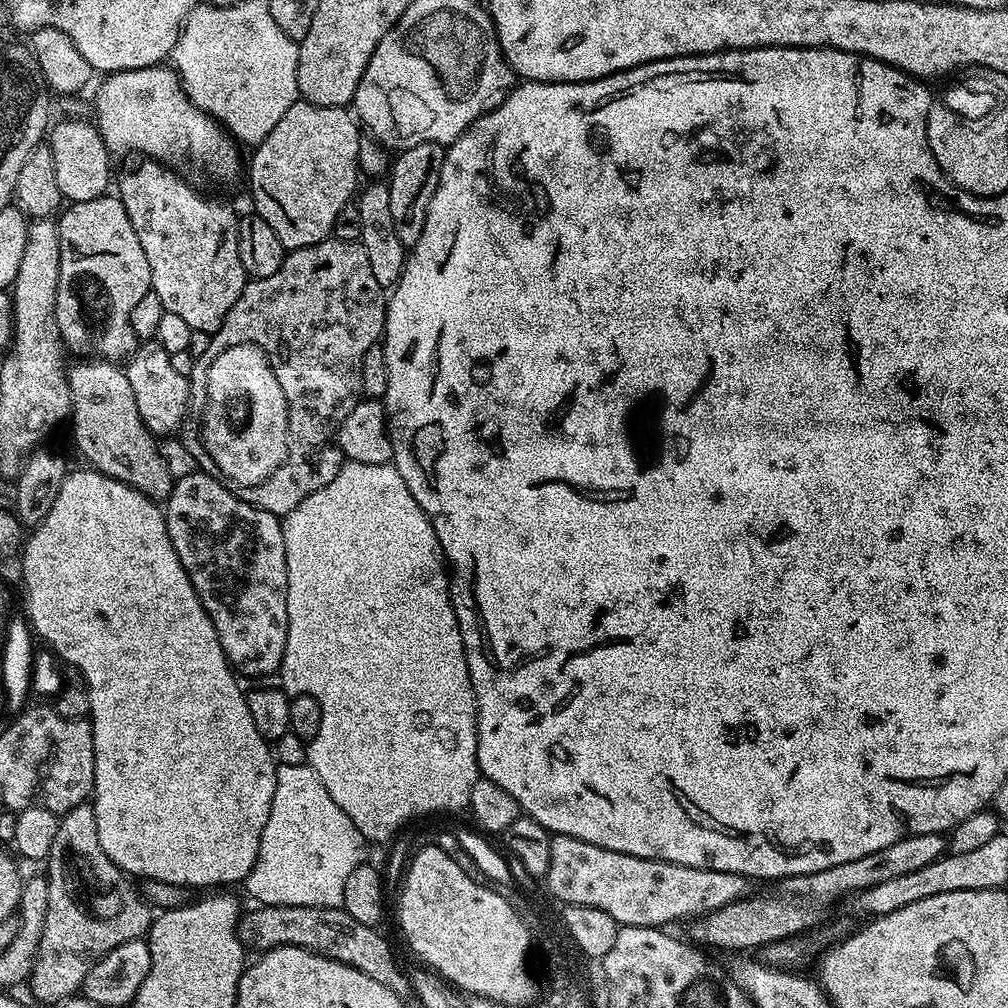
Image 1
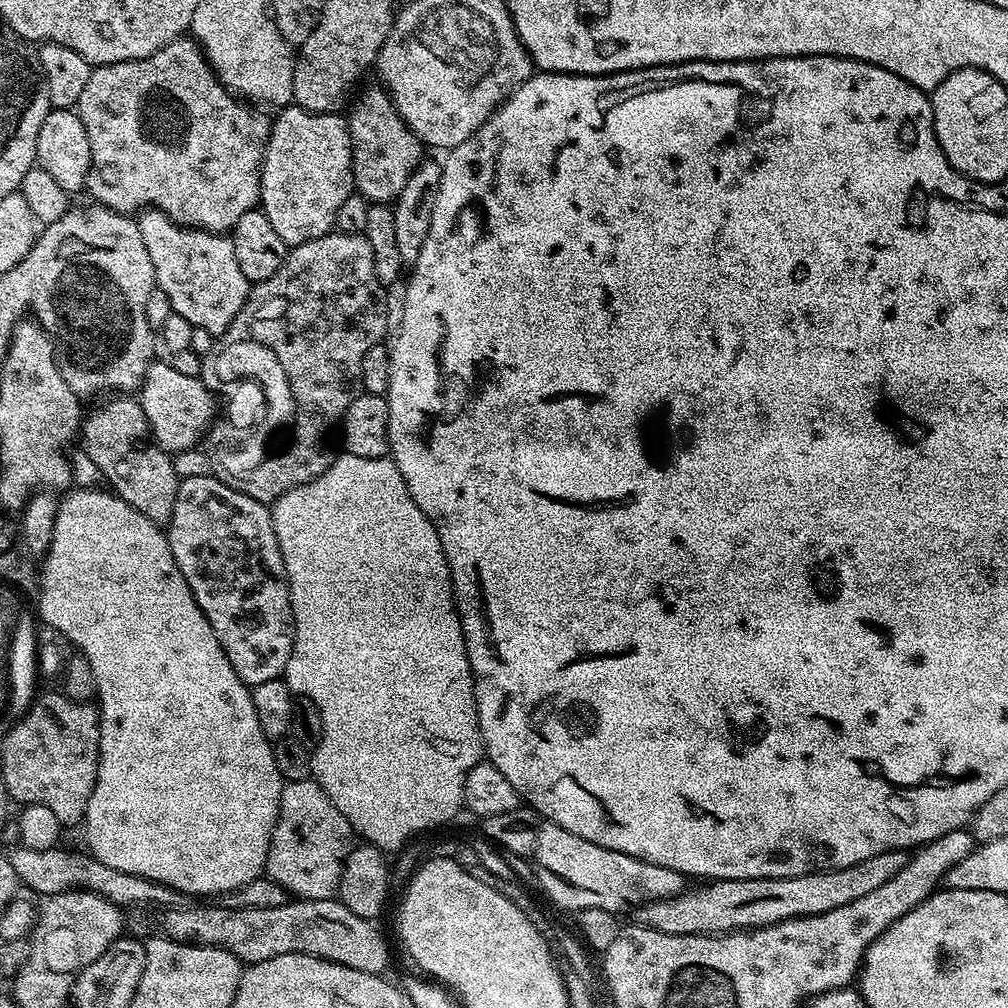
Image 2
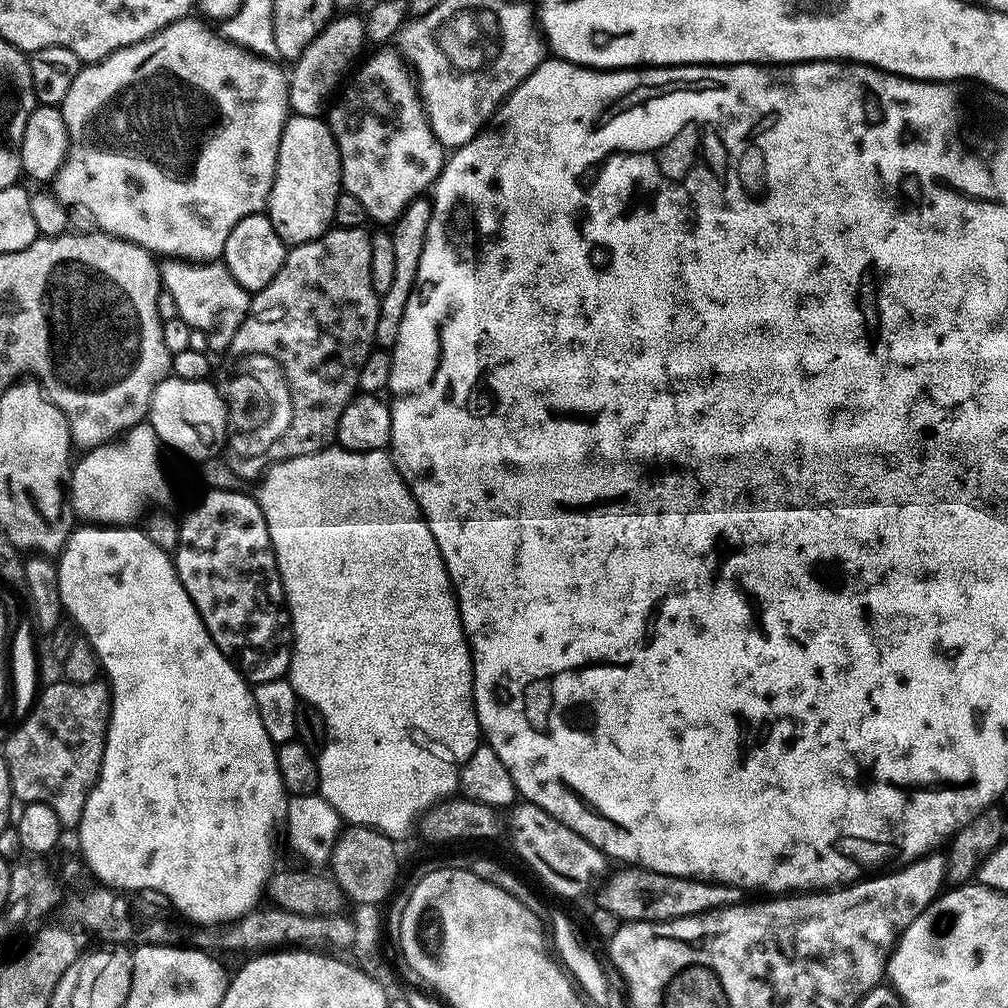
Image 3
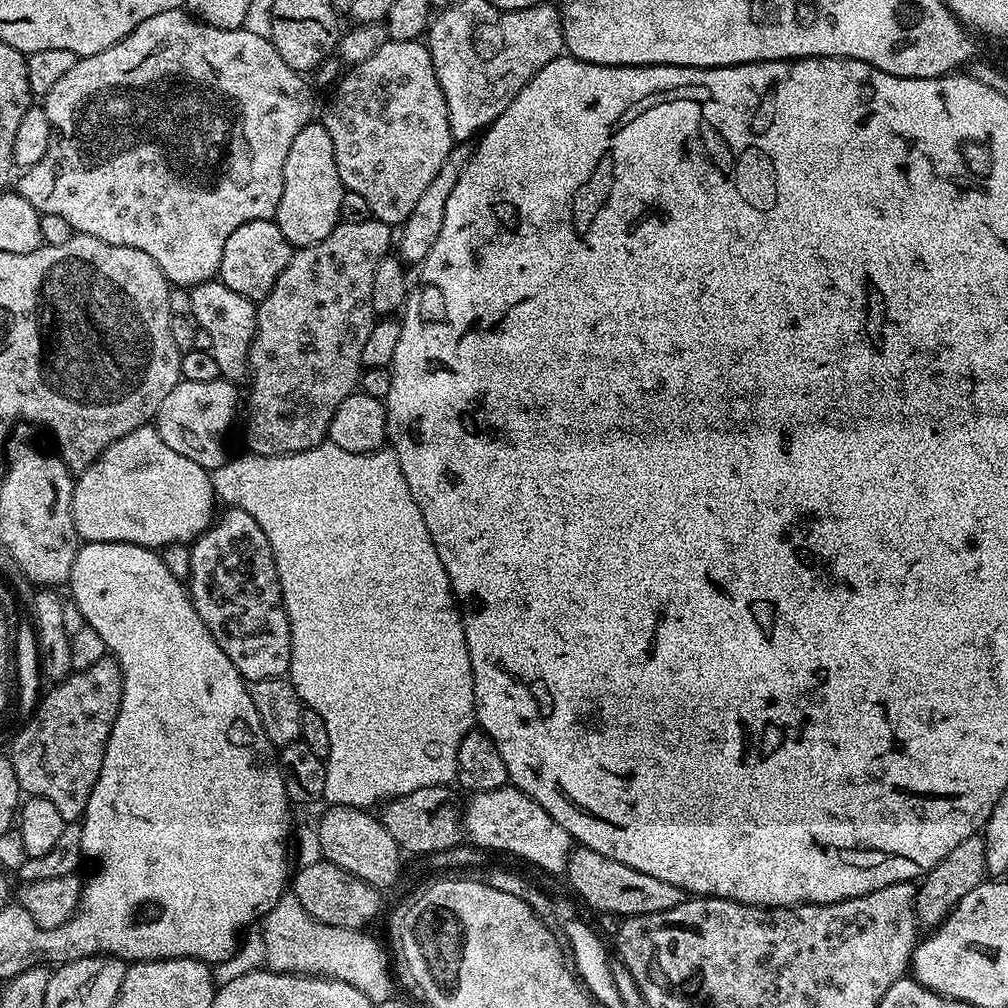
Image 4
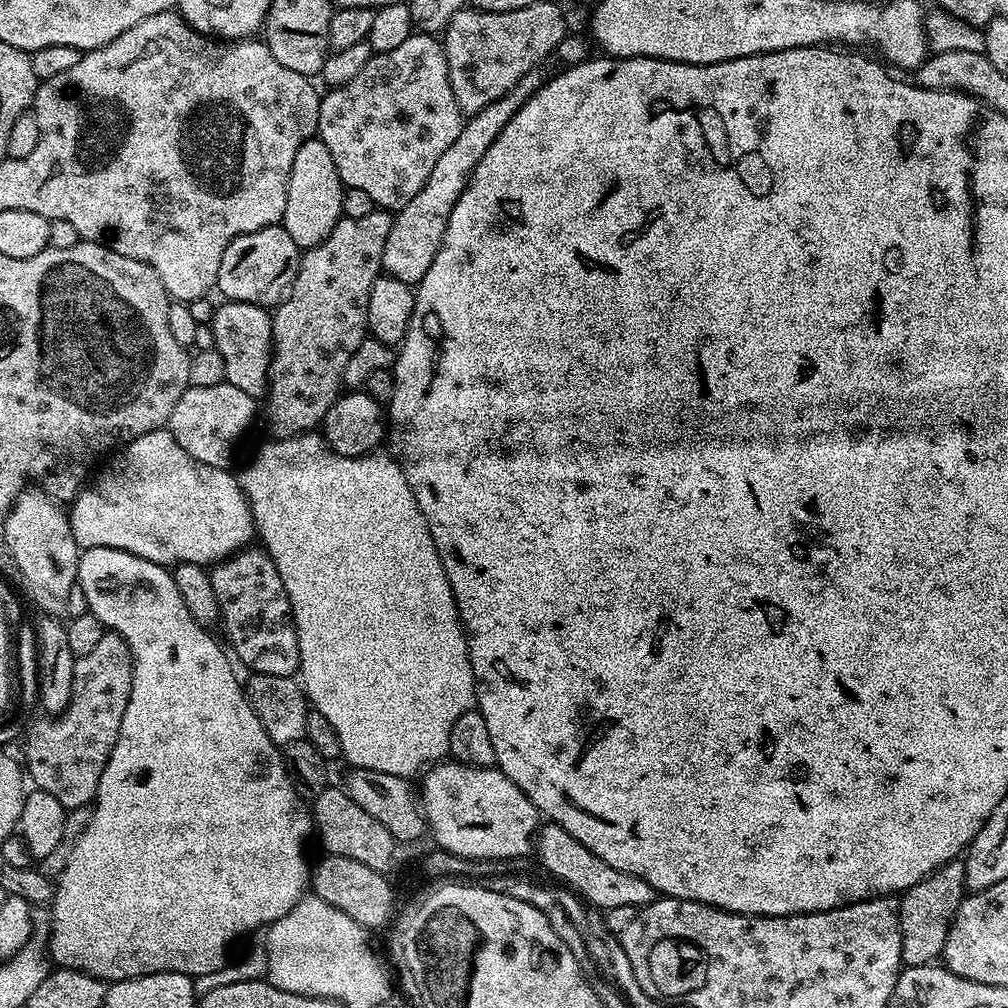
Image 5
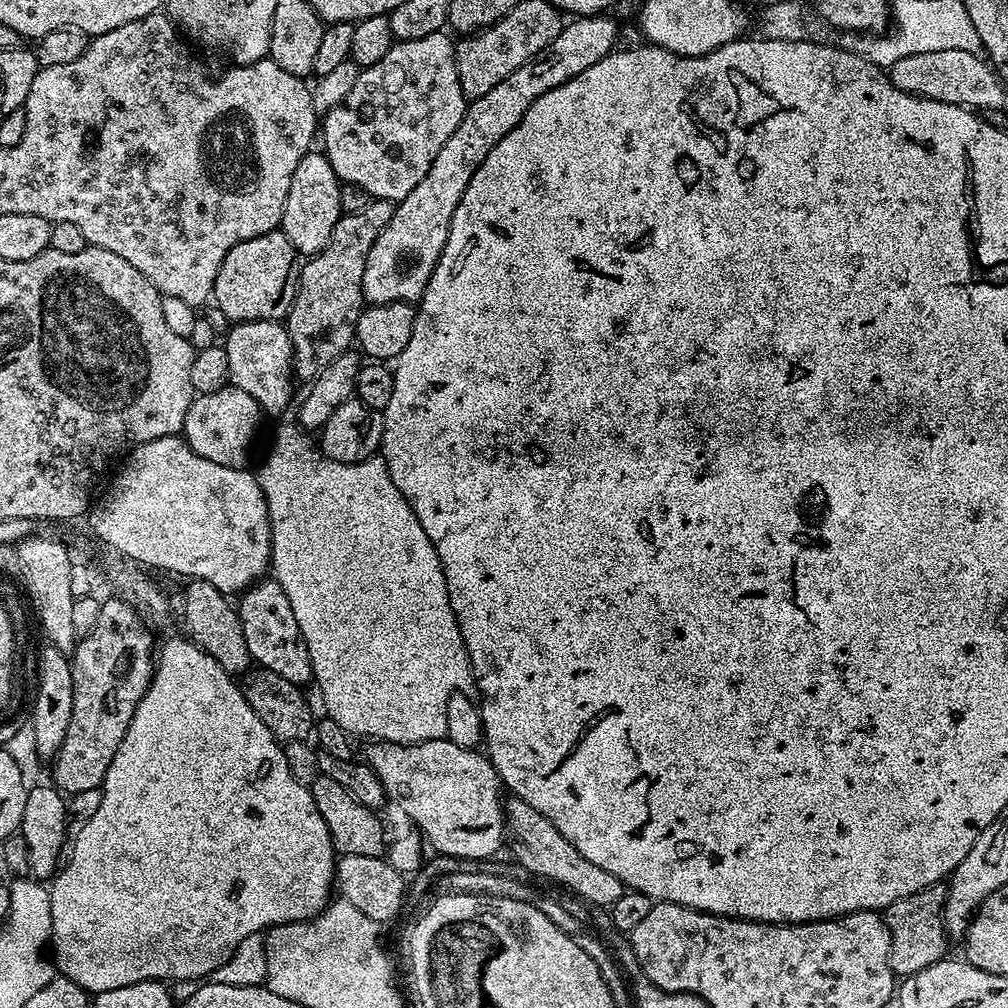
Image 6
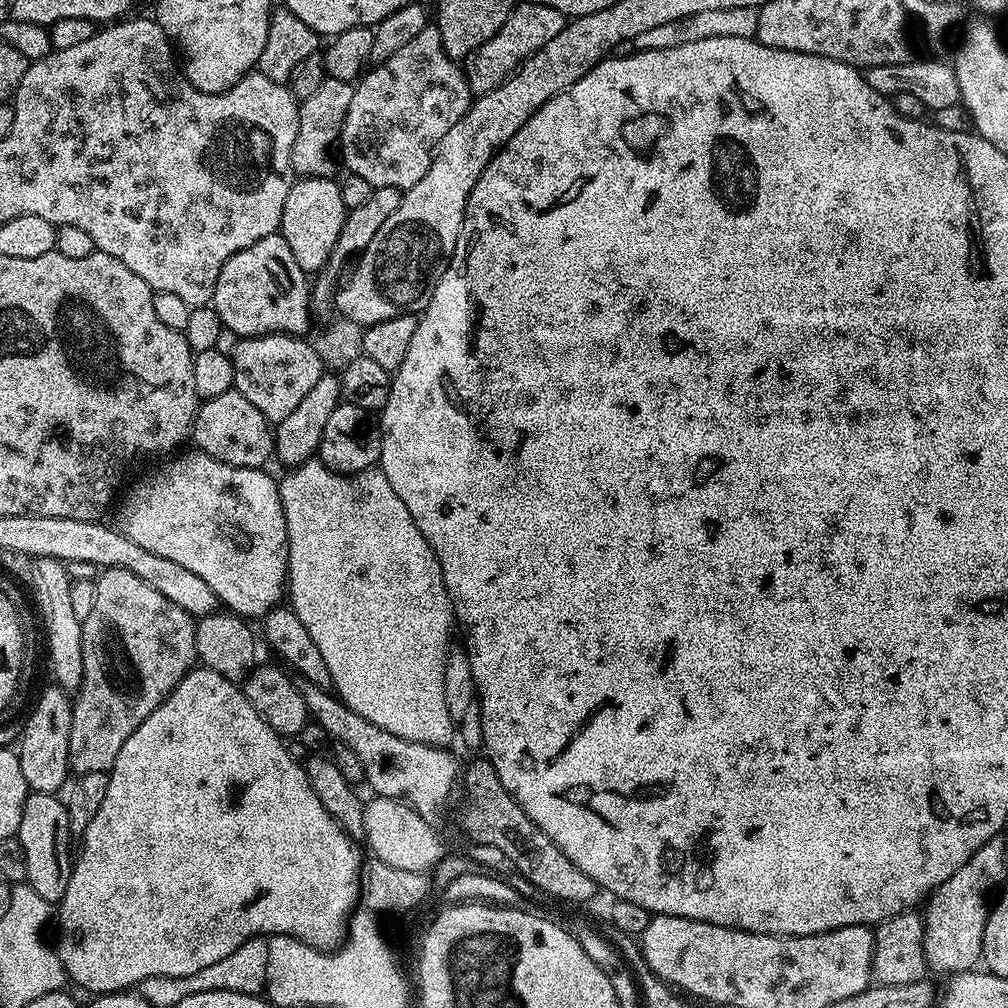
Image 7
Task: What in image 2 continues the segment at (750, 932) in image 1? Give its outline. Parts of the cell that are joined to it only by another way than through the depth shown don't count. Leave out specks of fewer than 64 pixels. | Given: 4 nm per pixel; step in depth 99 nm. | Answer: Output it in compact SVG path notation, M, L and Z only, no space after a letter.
M890 850L882 854L874 854L874 858L866 858L866 862L858 862L854 866L831 868L825 872L811 872L781 880L713 880L704 882L701 883L701 888L689 887L665 900L651 900L649 904L641 904L634 912L635 923L658 930L662 934L714 936L725 932L739 932L749 928L770 926L799 916L824 914L826 910L836 910L838 906L846 906L846 902L858 902L858 898L870 894L873 890L878 890L878 886L884 886L886 882L890 882L890 878L897 876L908 865L909 859L907 851Z

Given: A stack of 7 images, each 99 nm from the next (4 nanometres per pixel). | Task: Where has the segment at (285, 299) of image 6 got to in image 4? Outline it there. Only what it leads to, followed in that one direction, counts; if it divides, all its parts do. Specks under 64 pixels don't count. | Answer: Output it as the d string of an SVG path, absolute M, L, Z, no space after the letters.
M275 219L246 222L226 238L226 246L222 249L222 262L218 278L234 294L242 294L248 300L259 302L278 282L278 274L286 270L293 254L293 247L284 239L282 230L278 230Z

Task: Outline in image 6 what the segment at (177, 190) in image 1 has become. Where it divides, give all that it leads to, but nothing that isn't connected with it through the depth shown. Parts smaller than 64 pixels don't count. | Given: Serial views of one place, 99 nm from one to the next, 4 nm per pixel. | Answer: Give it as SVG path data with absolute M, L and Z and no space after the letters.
M242 320L229 327L223 337L222 347L226 350L226 358L230 362L231 387L250 394L250 398L258 402L261 413L282 415L292 400L292 380L294 381L292 339L288 337L287 327L279 320Z

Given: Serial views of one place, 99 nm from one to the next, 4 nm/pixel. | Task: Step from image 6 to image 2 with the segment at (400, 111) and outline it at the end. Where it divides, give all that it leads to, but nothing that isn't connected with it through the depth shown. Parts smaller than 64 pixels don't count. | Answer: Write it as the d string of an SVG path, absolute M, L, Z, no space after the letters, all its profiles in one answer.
M383 87L368 88L356 100L356 105L346 112L348 133L352 139L352 183L355 191L365 200L374 204L391 205L406 186L406 178L420 165L422 145L420 139L406 126L406 122L396 112L391 96Z

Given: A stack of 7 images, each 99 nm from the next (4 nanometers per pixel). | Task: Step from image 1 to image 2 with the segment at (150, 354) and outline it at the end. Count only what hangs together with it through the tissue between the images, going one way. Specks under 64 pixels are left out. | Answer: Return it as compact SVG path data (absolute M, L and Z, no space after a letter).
M154 362L146 370L138 389L138 399L152 429L152 438L169 454L184 452L192 448L200 439L205 439L214 420L212 412L213 393L209 392L200 376L186 378L178 374L171 363Z

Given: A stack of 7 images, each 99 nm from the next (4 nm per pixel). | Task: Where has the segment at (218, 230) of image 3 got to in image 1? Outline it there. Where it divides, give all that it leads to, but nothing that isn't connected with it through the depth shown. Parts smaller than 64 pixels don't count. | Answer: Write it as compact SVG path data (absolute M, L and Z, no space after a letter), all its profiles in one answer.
M155 64L149 68L114 72L103 77L96 92L96 129L102 134L113 157L127 152L144 152L145 157L169 166L188 159L201 164L216 180L232 180L241 175L241 145L225 132L223 124L208 112L196 108L180 85L175 68Z

